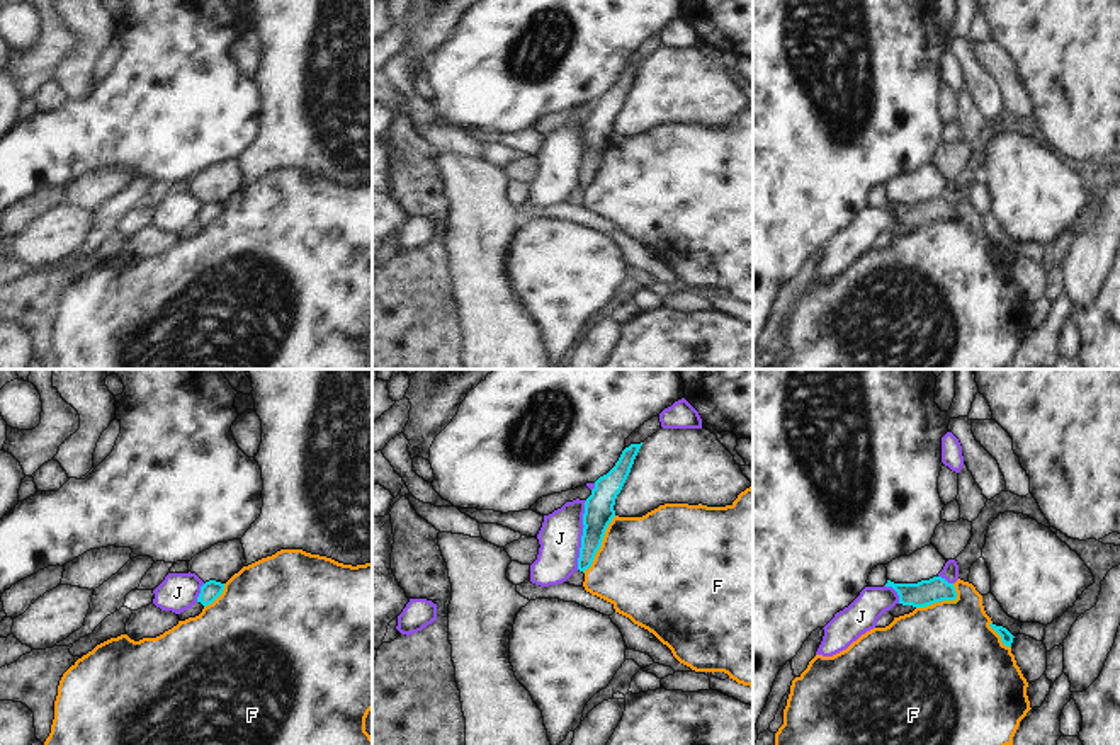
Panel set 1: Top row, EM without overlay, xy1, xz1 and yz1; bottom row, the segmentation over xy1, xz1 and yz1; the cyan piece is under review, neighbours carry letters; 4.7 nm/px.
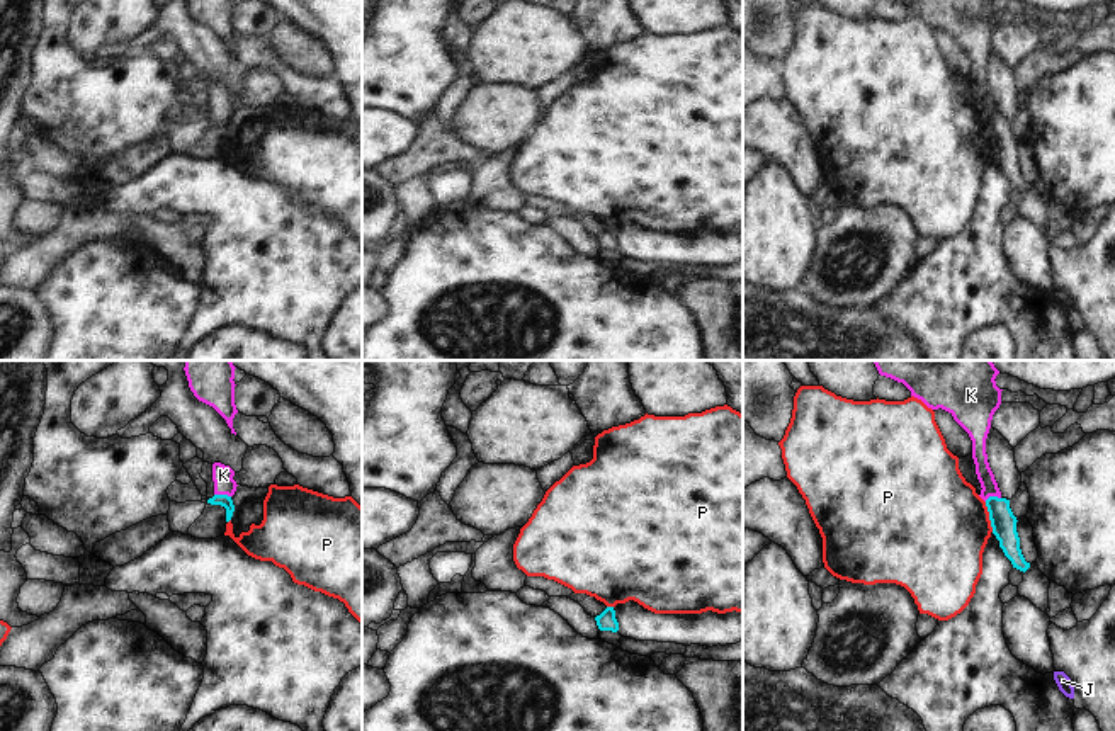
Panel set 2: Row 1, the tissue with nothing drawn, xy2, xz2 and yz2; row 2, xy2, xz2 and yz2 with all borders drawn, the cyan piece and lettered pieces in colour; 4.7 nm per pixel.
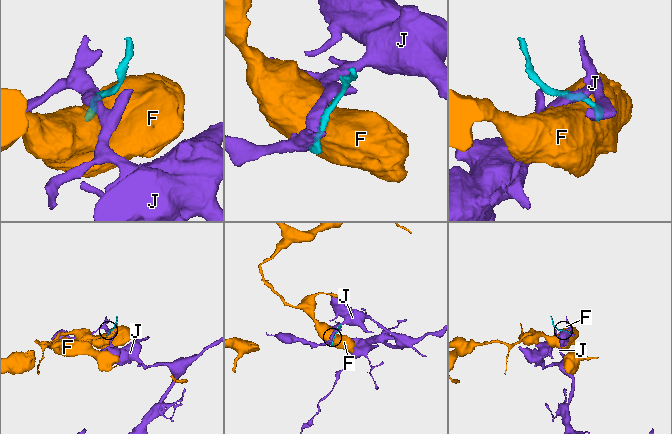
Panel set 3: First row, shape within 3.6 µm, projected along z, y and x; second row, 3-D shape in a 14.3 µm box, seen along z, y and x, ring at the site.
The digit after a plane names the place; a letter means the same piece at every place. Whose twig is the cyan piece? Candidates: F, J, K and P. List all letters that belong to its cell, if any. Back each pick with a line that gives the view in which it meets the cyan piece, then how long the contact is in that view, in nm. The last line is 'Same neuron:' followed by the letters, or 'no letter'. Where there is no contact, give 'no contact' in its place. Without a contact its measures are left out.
K: contact in xy2; length 80 nm
Same neuron: K

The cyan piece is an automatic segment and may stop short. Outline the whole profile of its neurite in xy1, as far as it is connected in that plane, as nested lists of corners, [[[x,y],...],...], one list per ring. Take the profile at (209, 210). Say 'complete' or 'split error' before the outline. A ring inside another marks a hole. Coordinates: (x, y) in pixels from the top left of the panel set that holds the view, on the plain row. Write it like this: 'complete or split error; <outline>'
complete; [[[209,199],[201,206],[201,213],[197,216],[197,221],[201,221],[204,226],[212,223],[224,209],[224,202]]]

